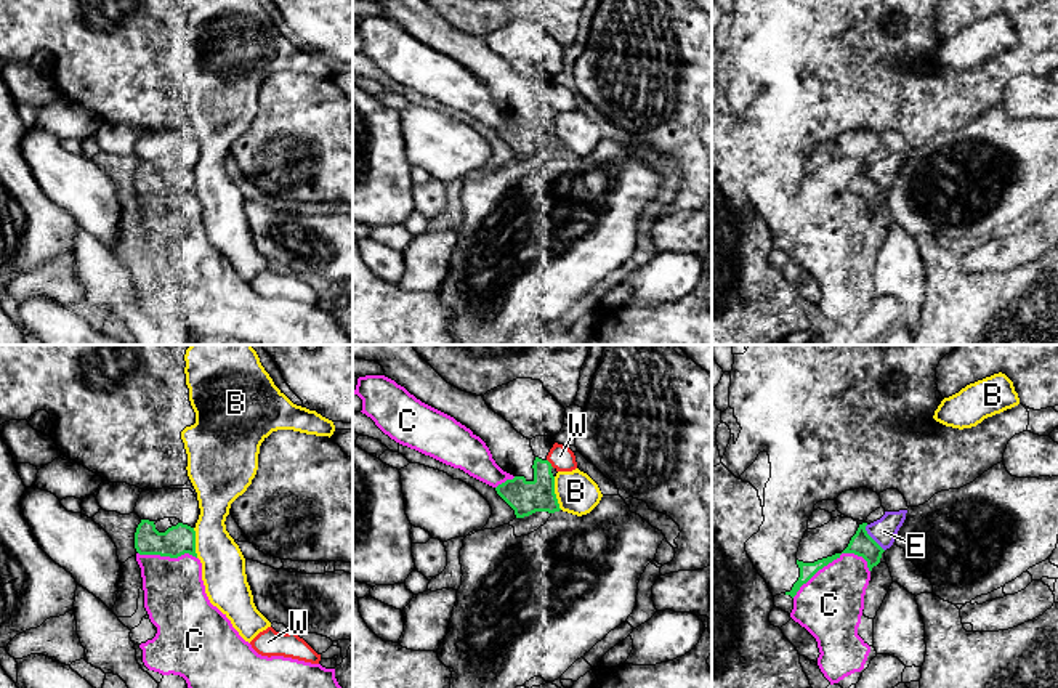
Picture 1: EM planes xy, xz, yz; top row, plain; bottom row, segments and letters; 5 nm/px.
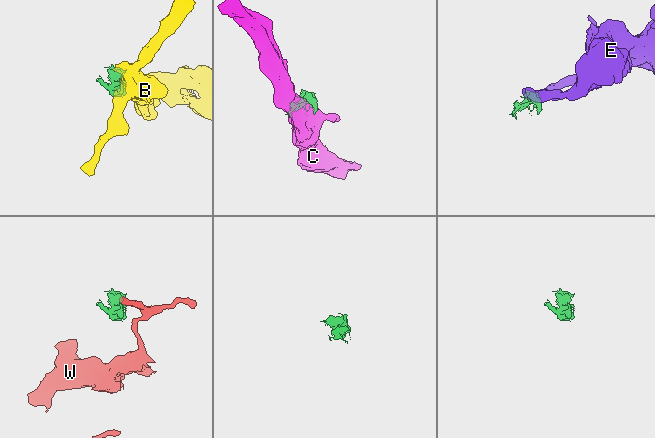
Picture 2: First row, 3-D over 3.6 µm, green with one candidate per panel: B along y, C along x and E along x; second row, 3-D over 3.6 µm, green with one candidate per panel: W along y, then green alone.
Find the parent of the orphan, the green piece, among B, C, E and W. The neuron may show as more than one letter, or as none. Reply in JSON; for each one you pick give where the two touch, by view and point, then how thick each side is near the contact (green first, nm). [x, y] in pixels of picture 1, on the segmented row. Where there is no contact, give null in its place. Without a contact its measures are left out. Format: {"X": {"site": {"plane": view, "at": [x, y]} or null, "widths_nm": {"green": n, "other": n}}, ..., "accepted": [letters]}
{"E": {"site": {"plane": "yz", "at": [871, 538]}, "widths_nm": {"green": 120, "other": 130}}, "accepted": ["E"]}

